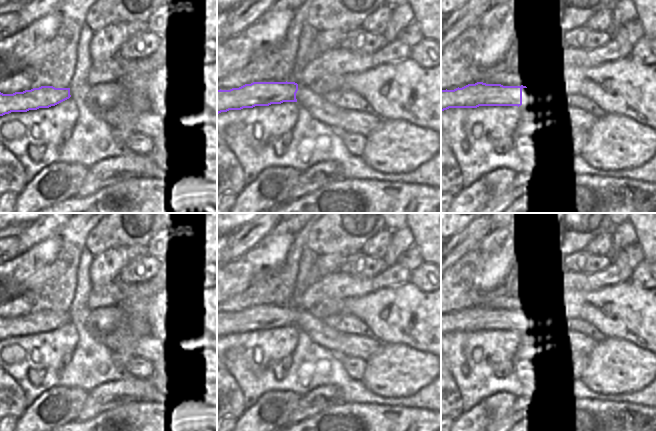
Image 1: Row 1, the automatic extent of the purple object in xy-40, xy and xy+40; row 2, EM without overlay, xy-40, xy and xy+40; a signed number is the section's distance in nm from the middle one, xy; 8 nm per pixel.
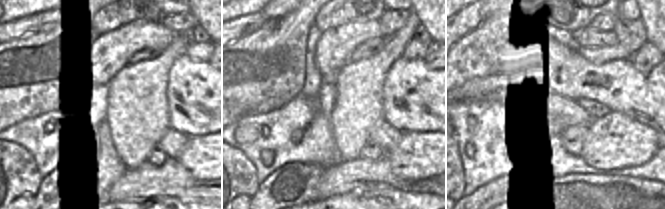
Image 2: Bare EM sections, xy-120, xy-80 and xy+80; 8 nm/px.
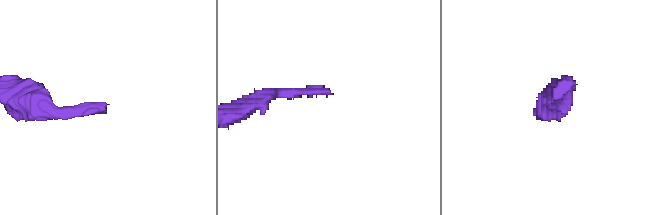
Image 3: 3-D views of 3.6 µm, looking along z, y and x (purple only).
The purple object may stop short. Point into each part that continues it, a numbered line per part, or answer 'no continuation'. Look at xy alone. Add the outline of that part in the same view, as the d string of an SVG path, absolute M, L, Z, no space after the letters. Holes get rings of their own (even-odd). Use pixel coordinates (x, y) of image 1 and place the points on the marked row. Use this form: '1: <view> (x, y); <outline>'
1: xy (342, 119); M298 84L296 99L298 105L305 108L313 118L343 132L357 132L367 136L382 120L374 112L339 108L327 102L323 95L301 84Z

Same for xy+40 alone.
1: xy+40 (551, 110); M528 87L522 89L522 105L519 108L560 131L579 130L587 134L598 119L589 112L569 106L560 96L547 96Z

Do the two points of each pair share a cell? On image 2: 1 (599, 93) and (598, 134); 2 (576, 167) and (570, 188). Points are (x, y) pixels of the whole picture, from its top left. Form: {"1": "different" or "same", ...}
{"1": "different", "2": "different"}

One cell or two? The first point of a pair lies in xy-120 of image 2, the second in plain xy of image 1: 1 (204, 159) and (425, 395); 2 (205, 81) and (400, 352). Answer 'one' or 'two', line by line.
1: two
2: two

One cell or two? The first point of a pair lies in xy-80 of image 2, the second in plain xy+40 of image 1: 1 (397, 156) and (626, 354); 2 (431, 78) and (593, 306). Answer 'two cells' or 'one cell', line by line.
1: one cell
2: one cell

